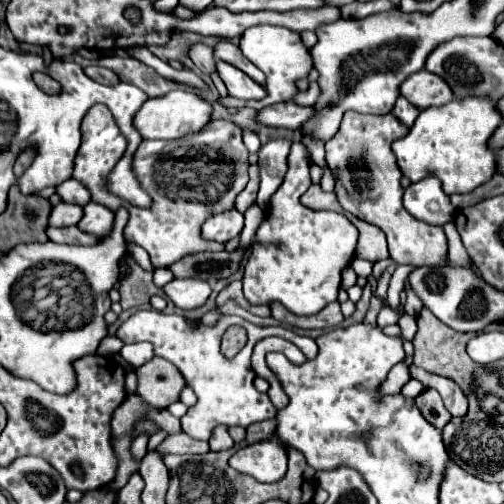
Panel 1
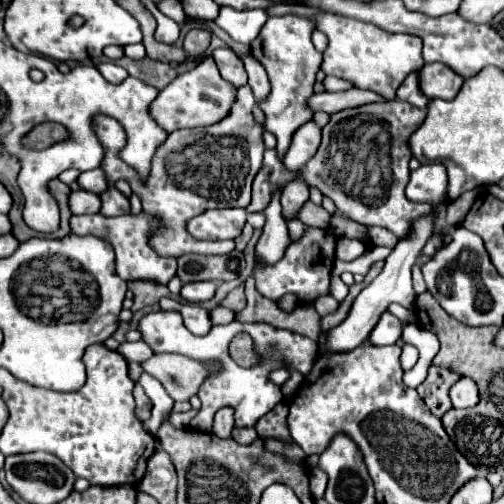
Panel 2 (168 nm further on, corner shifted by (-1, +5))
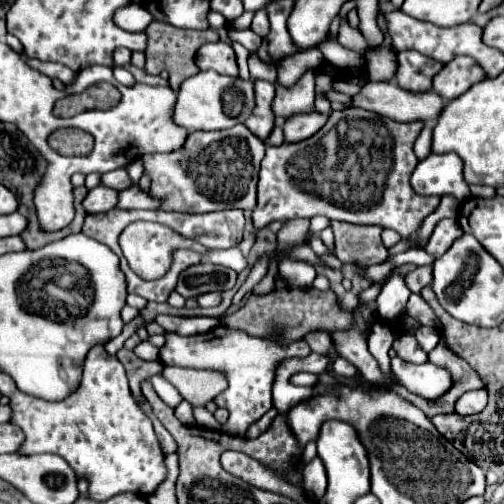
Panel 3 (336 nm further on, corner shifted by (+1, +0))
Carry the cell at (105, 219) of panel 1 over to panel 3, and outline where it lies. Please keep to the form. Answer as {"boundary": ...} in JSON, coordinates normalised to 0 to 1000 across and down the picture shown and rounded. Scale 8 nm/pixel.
{"boundary":[[[254,371],[246,379],[234,383],[234,415],[313,415],[313,407],[306,407],[306,399],[298,399],[298,391],[290,383],[282,383],[274,371]]]}

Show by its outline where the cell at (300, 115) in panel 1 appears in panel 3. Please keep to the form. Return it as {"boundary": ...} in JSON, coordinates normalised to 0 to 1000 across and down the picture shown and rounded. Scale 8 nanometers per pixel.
{"boundary":[[[730,161],[710,188],[698,192],[694,212],[718,212],[726,220],[742,220],[750,228],[774,232],[782,240],[849,240],[869,232],[877,208],[877,192],[865,185],[806,185],[790,177],[778,161]]]}

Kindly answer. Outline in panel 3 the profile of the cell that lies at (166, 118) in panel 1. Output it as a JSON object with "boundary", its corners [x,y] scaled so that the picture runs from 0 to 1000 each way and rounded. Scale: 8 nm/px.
{"boundary":[[[397,141],[393,149],[373,153],[353,185],[341,216],[341,240],[377,260],[429,260],[452,256],[472,244],[484,244],[504,212],[504,173],[500,161],[480,161],[476,153],[460,157],[433,149],[425,141]]]}

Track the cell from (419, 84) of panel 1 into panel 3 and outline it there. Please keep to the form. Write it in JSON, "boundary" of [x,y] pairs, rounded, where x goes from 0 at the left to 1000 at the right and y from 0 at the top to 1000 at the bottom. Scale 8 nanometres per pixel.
{"boundary":[[[909,113],[881,129],[857,157],[857,181],[869,185],[877,196],[897,200],[925,185],[940,165],[956,161],[960,145],[956,133],[940,125],[940,117]]]}

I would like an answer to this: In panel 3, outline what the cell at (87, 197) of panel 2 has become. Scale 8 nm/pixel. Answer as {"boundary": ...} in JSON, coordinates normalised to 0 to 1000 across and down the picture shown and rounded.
{"boundary":[[[194,367],[183,379],[175,379],[175,387],[163,399],[163,407],[167,407],[171,423],[179,423],[179,427],[206,423],[206,419],[218,419],[230,407],[230,391],[234,391],[234,379]]]}

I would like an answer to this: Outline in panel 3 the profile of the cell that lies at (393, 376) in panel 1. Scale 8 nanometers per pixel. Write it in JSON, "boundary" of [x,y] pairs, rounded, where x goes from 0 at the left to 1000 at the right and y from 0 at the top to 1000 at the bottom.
{"boundary":[[[794,665],[778,688],[786,692],[790,708],[810,720],[845,720],[849,716],[849,704],[829,688],[821,665]]]}

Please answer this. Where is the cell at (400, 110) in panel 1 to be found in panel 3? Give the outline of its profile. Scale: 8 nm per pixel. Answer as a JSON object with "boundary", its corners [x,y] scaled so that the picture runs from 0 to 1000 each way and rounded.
{"boundary":[[[794,101],[786,161],[813,185],[845,185],[853,181],[853,161],[869,137],[877,137],[869,121],[853,121],[853,113],[837,113],[829,101]]]}

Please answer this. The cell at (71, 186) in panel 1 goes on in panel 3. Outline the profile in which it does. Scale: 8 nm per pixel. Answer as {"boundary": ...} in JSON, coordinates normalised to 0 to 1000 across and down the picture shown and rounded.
{"boundary":[[[230,335],[230,339],[218,339],[218,343],[206,343],[198,351],[198,367],[206,371],[218,371],[218,375],[230,375],[230,379],[242,379],[250,371],[258,371],[258,351],[250,343],[250,335]]]}

